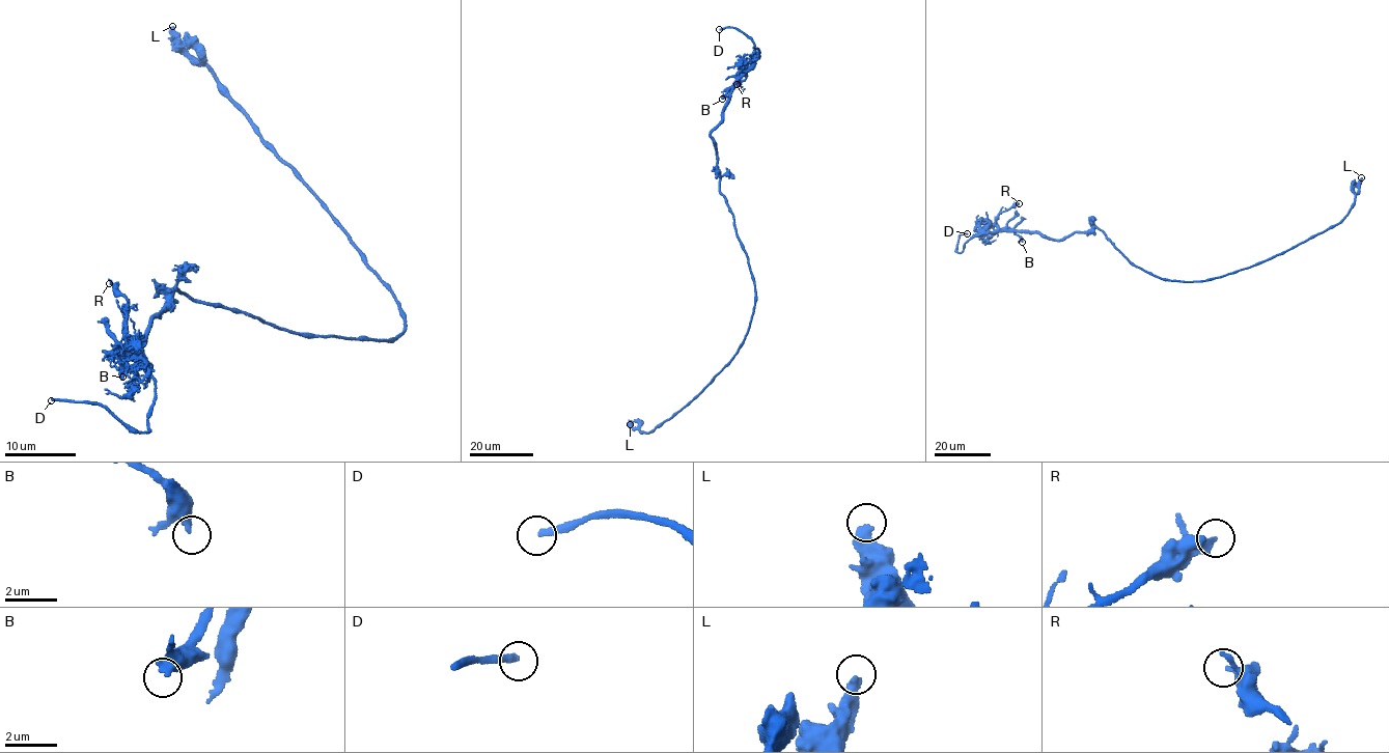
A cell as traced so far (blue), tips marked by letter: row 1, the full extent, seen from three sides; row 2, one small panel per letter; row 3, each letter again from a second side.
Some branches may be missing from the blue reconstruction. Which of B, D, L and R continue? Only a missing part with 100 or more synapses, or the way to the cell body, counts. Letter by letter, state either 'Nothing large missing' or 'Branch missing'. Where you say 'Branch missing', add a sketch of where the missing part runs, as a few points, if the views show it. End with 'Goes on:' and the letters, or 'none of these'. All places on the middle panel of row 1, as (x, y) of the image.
B: Nothing large missing
D: Branch missing. Course of what is missing: (719, 29), (692, 30), (663, 23), (651, 25), (642, 17)
L: Nothing large missing
R: Nothing large missing
Goes on: D

